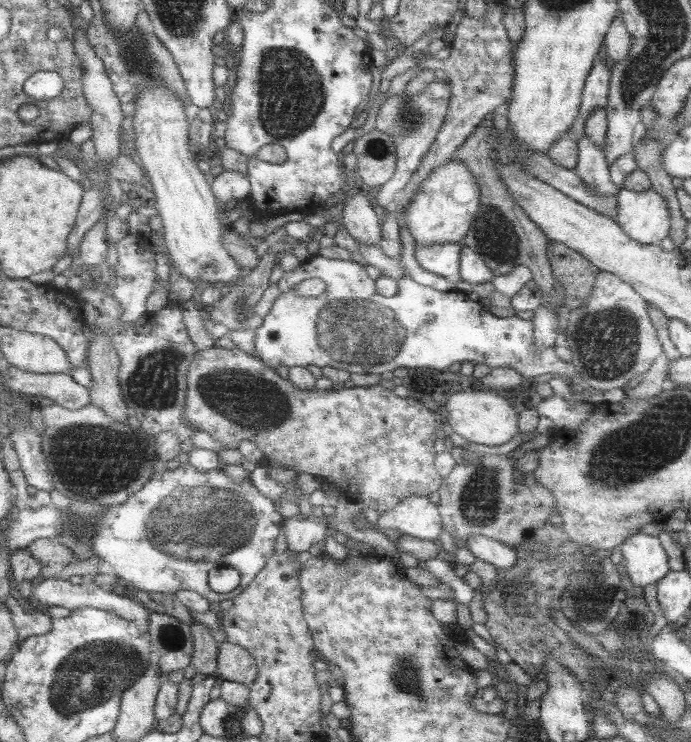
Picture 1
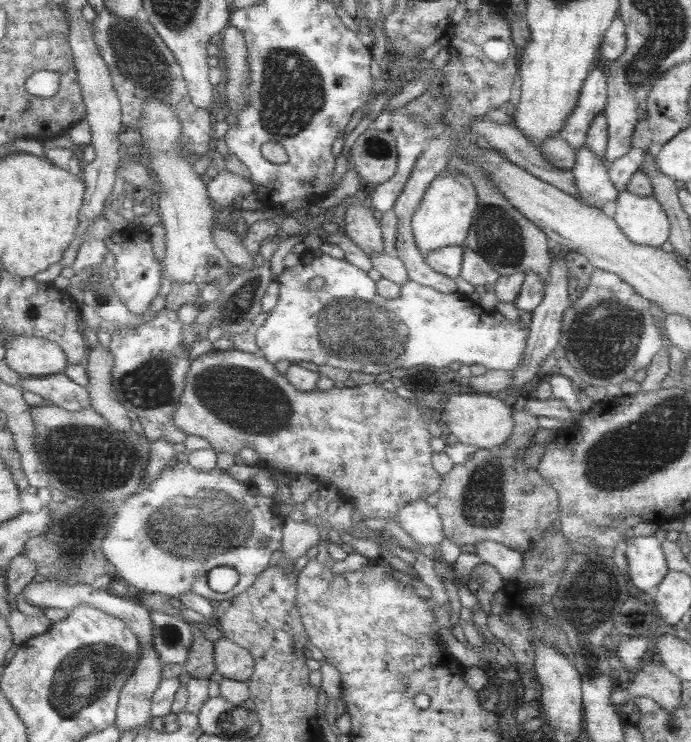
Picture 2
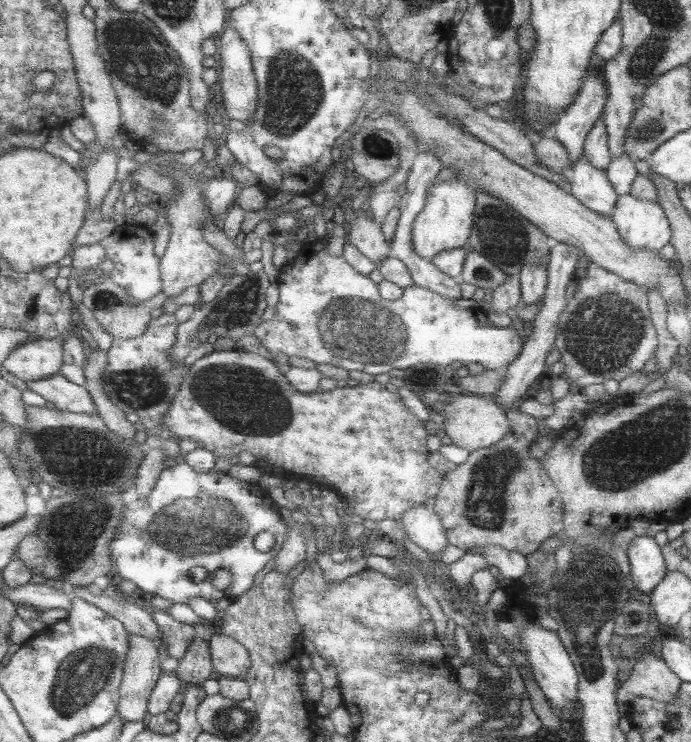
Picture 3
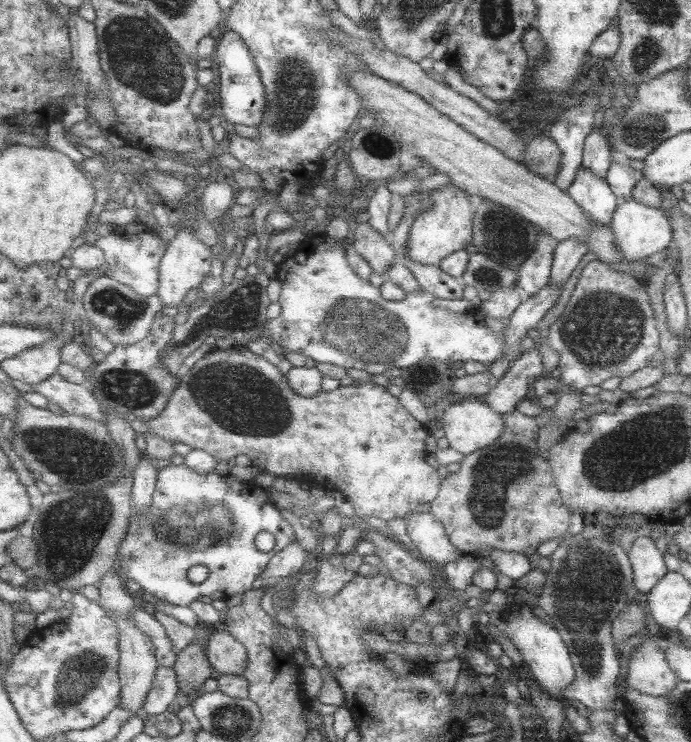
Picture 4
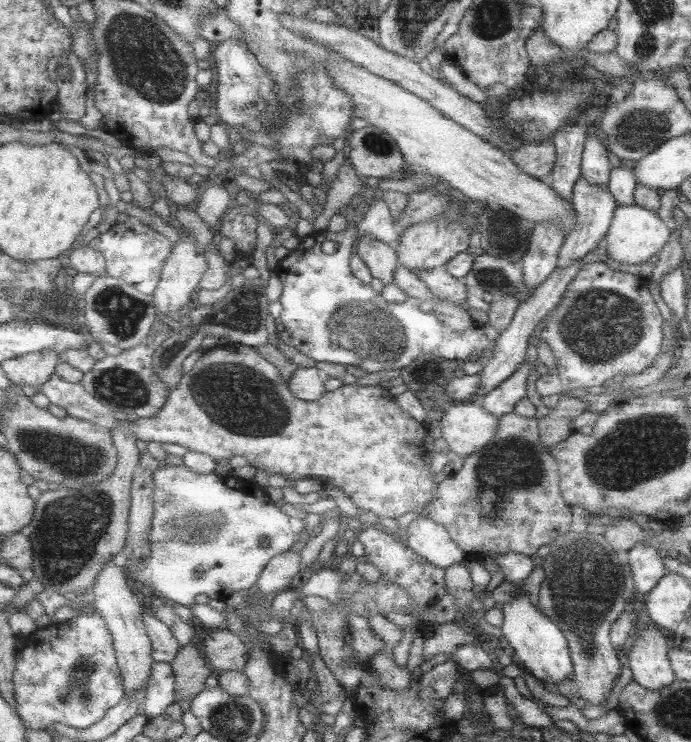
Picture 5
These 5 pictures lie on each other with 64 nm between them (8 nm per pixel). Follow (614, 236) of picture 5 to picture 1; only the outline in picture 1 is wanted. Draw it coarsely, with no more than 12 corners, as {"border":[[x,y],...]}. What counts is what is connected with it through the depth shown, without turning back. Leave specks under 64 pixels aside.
{"border":[[653,188],[619,190],[617,224],[639,244],[669,236],[671,212]]}

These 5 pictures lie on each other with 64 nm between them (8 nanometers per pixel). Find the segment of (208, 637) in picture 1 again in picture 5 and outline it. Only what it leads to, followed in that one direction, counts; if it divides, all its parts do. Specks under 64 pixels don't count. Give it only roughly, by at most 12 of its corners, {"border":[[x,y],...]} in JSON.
{"border":[[185,646],[173,662],[177,696],[195,700],[211,676],[201,650]]}

